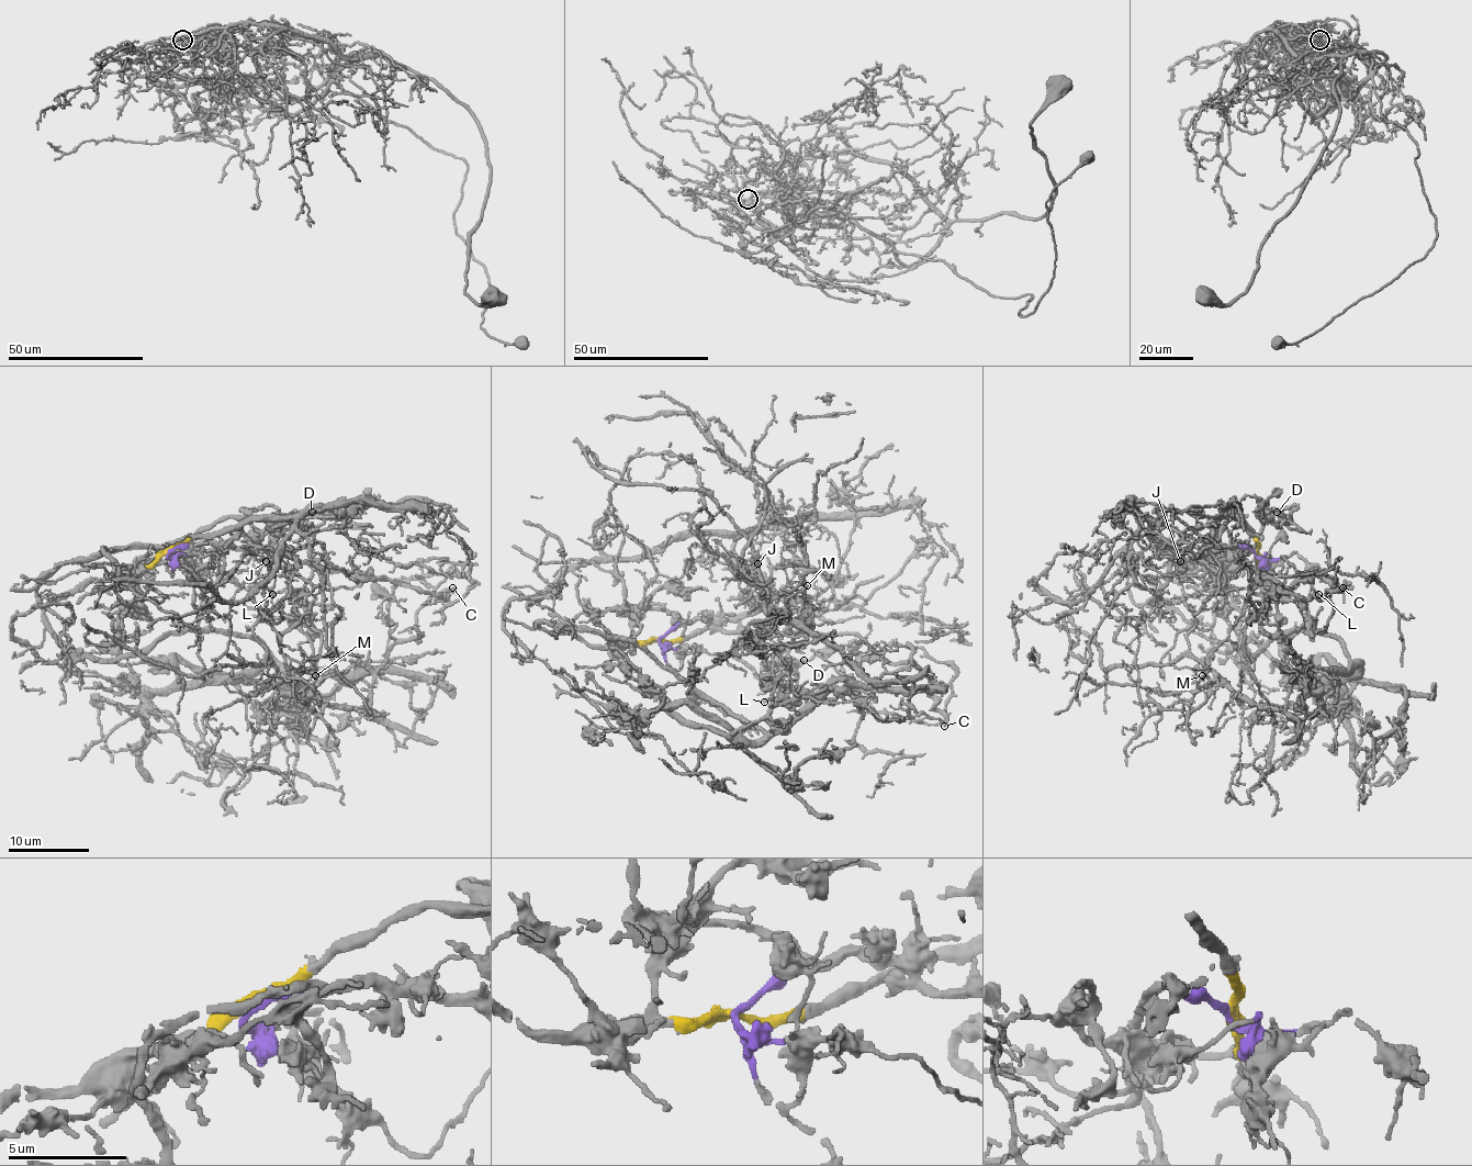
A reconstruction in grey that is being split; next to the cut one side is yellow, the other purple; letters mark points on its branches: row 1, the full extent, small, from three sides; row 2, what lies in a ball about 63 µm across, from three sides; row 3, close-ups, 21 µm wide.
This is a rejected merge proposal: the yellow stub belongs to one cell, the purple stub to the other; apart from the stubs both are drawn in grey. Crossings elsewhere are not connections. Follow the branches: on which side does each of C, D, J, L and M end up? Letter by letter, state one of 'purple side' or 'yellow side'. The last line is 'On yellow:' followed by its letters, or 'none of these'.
C: purple side
D: purple side
J: yellow side
L: purple side
M: yellow side
On yellow: J, M

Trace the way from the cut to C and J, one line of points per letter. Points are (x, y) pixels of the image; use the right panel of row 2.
C: (1255, 552), (1237, 544), (1249, 550), (1238, 558), (1250, 575), (1271, 578), (1296, 598), (1344, 587)
J: (1255, 552), (1255, 565), (1194, 553), (1177, 564), (1172, 534), (1141, 522), (1158, 558), (1180, 562)

